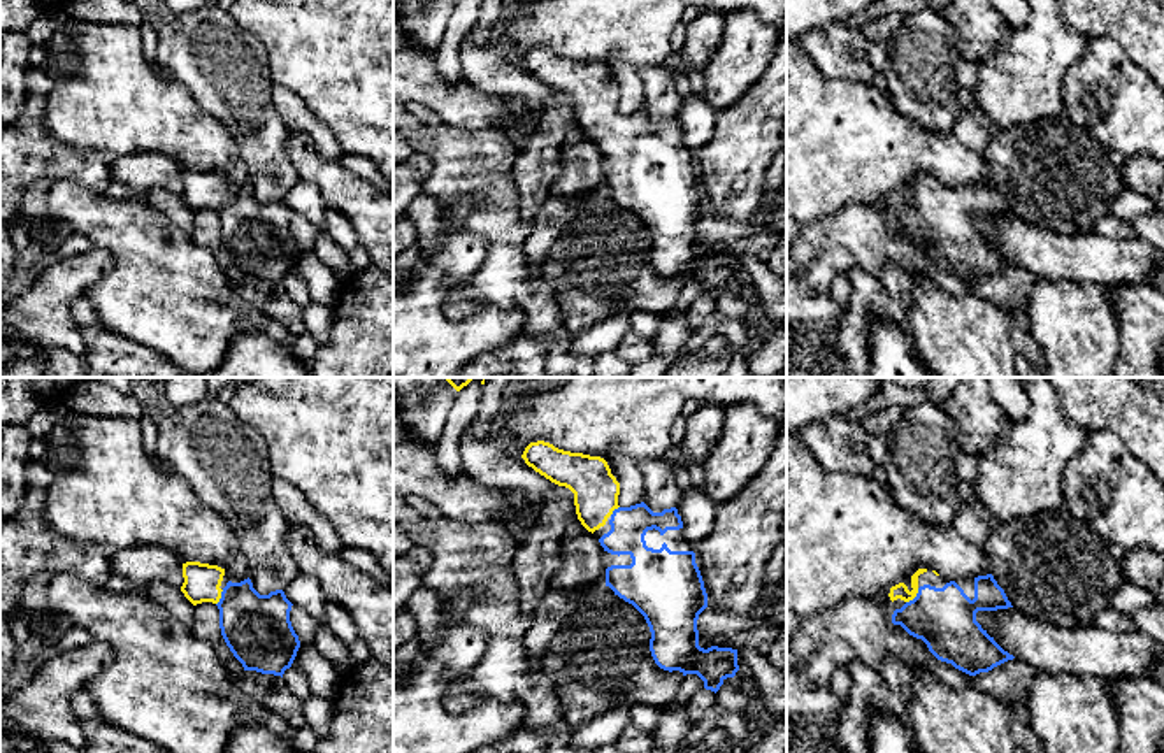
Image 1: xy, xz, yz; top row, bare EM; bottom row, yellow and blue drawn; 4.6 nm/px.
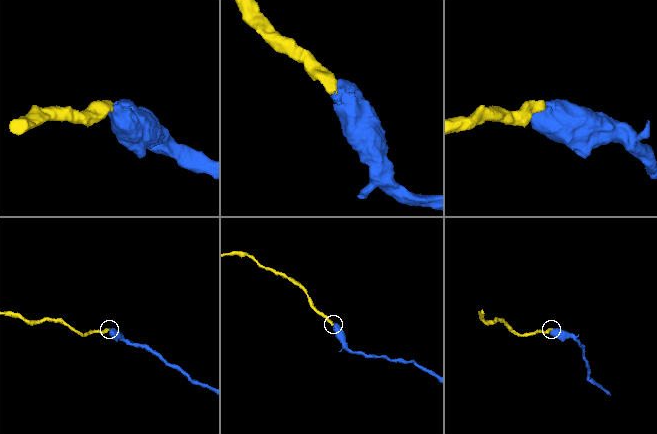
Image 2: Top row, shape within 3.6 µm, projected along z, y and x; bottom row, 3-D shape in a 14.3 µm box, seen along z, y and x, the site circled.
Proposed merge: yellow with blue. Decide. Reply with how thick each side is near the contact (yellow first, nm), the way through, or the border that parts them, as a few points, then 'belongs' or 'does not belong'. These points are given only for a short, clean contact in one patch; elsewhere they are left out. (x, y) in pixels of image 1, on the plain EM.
70 nm thick on the yellow side, 280 nm on the other; runs through yz (899, 197), (913, 204), (933, 222), (945, 225); belongs

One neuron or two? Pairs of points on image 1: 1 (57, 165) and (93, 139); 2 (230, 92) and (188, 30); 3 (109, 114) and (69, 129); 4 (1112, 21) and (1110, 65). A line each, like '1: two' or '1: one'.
1: two
2: one
3: one
4: two

